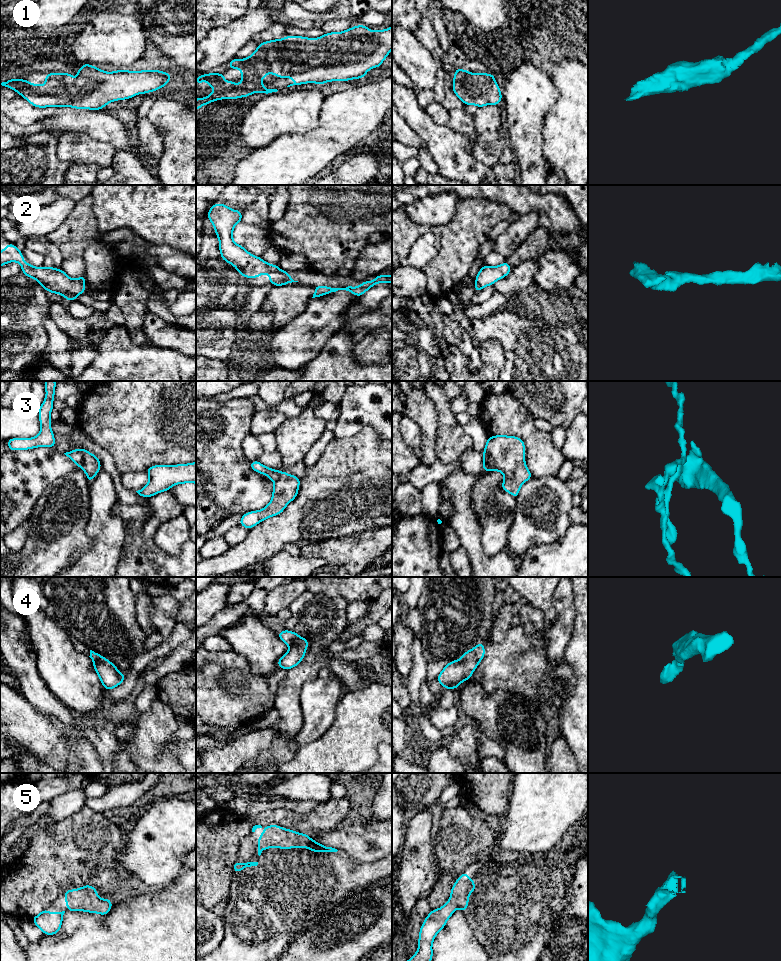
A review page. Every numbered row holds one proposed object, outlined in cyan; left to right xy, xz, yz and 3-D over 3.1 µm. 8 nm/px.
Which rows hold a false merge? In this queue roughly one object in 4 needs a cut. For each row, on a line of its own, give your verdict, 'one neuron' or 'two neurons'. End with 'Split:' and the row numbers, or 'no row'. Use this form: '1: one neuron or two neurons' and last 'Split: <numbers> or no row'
1: one neuron
2: one neuron
3: two neurons
4: one neuron
5: one neuron
Split: 3

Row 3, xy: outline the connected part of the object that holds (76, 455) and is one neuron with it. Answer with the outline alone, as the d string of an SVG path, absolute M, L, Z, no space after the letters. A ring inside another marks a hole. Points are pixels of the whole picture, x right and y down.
M73 449L70 452L64 453L68 458L70 458L74 464L78 467L81 467L83 461L83 451L80 449Z

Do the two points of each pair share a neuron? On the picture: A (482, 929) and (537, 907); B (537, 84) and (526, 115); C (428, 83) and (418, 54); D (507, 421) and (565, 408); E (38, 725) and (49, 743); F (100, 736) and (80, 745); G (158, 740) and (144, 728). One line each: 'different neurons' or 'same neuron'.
A: same neuron
B: same neuron
C: same neuron
D: different neurons
E: same neuron
F: different neurons
G: same neuron

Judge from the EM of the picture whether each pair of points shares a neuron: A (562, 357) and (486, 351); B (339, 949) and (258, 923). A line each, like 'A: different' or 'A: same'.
A: different
B: different

